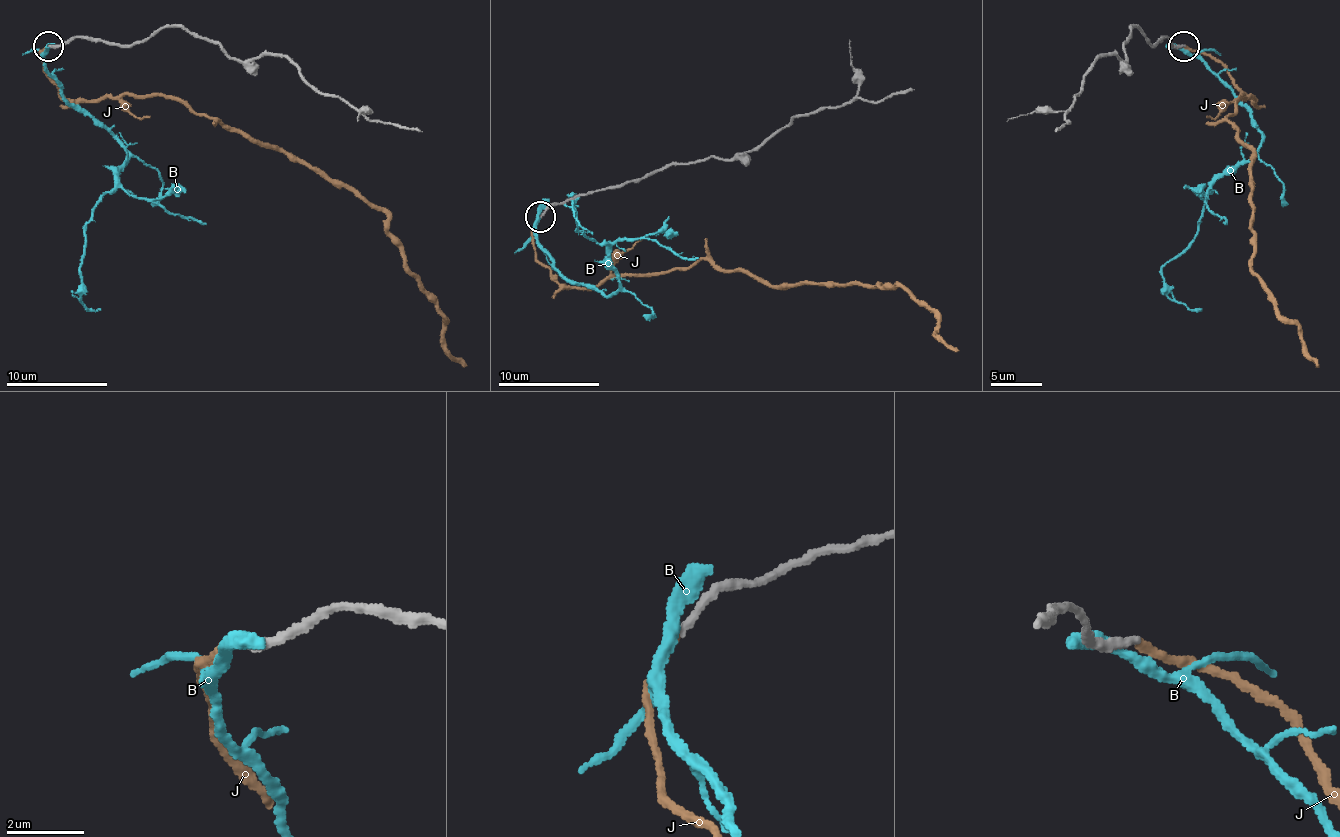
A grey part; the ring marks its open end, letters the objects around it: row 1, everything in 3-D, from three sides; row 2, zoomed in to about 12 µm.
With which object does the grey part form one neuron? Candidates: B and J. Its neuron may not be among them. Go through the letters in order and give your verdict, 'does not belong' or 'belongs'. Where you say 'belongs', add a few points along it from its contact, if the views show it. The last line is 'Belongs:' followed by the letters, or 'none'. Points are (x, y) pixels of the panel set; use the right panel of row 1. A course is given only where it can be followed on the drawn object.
B: does not belong
J: belongs | via (1184, 45), (1210, 53), (1255, 99), (1243, 94), (1227, 119), (1253, 152), (1253, 272), (1299, 328), (1316, 366)
Belongs: J

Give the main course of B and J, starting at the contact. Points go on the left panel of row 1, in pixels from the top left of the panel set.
B: (52, 45), (45, 71), (78, 112), (98, 119), (126, 160), (119, 183), (85, 226), (80, 302), (101, 310)
J: (47, 45), (42, 66), (75, 101), (182, 99), (373, 203), (444, 318), (447, 351), (467, 366)

